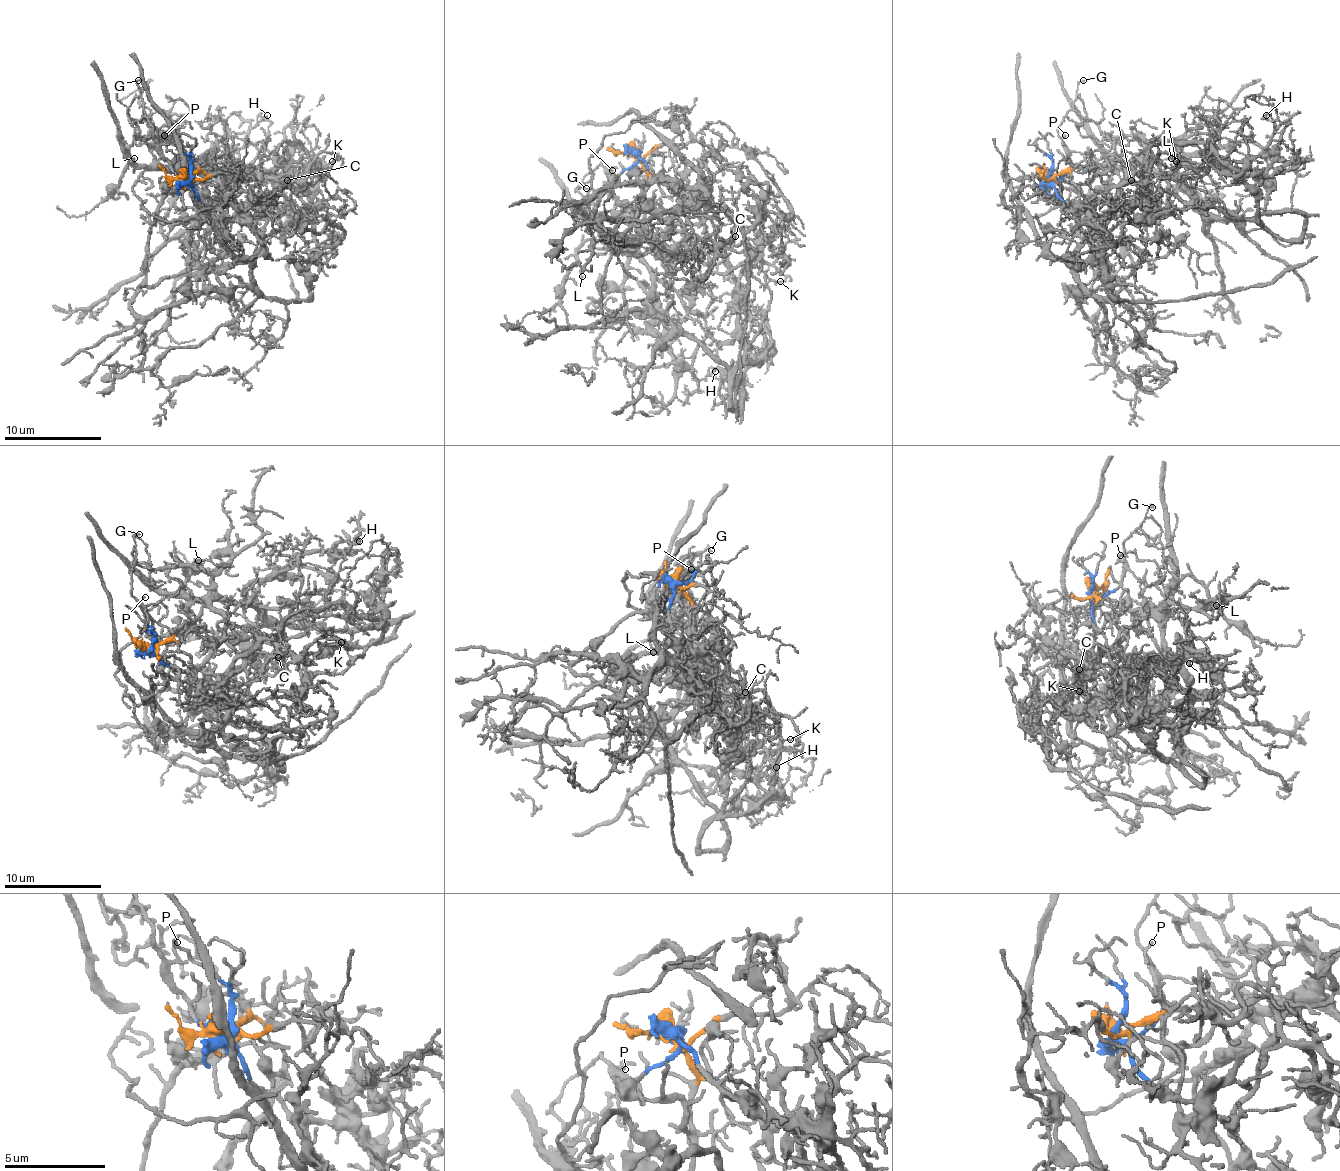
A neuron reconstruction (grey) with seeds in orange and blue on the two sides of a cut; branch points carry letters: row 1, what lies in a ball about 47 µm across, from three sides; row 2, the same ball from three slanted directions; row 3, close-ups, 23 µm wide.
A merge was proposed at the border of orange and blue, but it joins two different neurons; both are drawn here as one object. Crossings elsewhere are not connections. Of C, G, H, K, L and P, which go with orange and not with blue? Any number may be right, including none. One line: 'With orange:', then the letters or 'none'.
With orange: H, L

